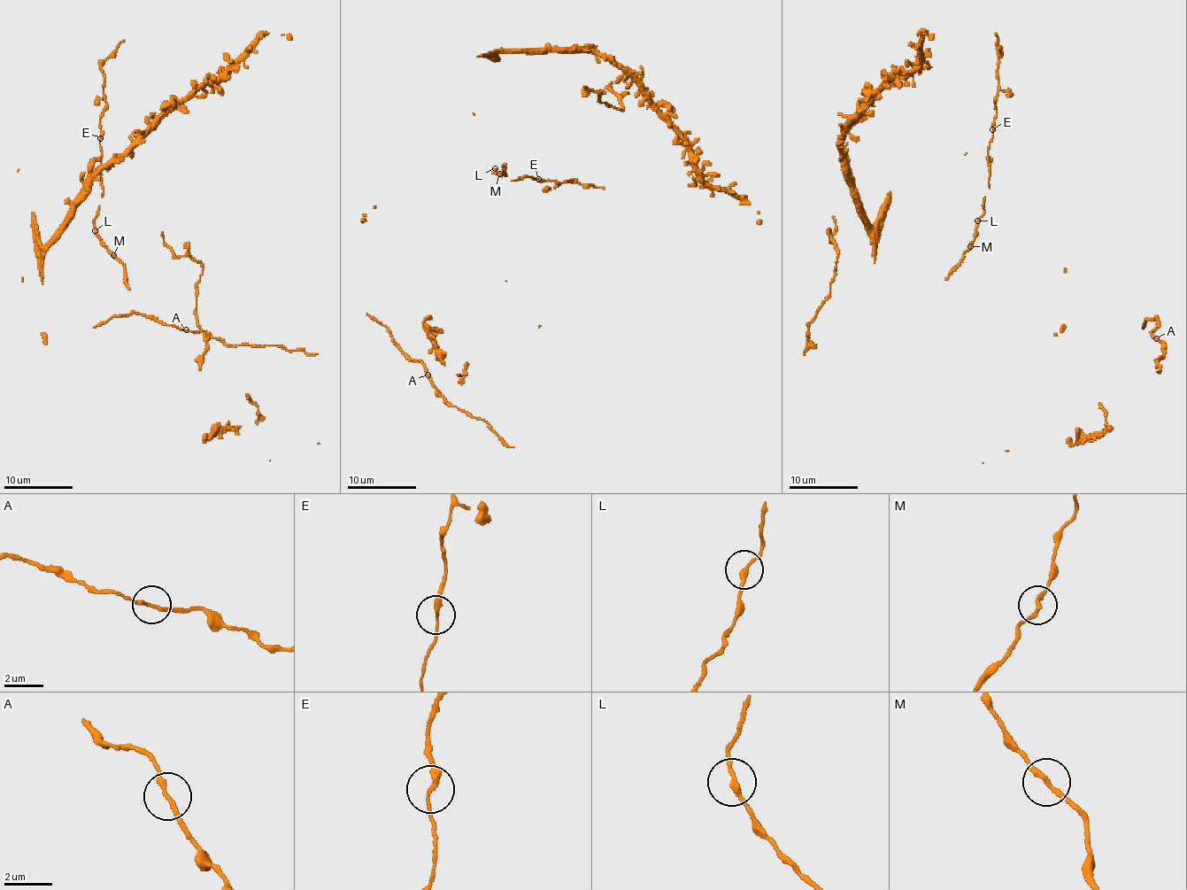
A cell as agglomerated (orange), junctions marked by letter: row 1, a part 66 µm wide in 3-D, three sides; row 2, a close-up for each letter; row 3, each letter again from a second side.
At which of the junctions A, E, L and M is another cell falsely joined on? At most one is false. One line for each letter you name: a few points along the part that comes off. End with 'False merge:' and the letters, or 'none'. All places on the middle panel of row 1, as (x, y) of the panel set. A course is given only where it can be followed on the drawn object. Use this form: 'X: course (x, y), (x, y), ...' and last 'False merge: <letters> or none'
False merge: none

